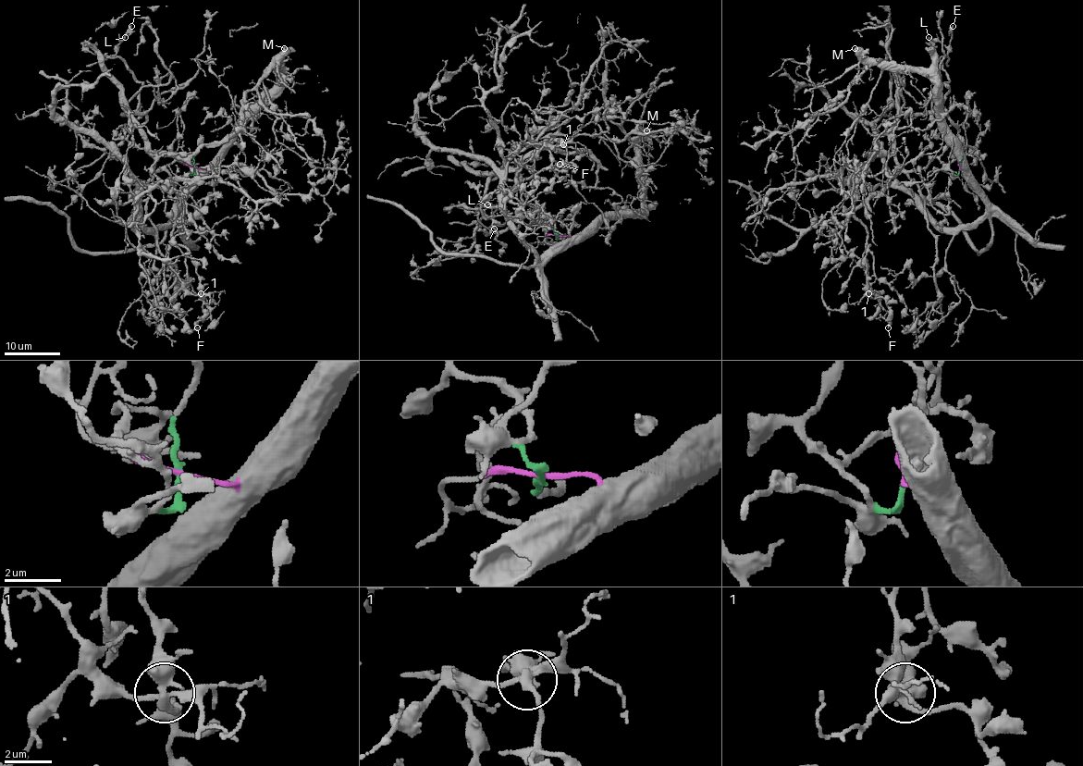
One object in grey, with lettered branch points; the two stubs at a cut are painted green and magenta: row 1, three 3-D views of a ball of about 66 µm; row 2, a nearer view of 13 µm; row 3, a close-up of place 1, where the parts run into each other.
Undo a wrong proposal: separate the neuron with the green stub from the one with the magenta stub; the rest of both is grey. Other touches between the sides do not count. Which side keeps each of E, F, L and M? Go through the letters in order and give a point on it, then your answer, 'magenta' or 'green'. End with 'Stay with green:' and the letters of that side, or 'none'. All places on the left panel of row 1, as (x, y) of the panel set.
E: at (131, 26); green
F: at (197, 327); green
L: at (125, 37); green
M: at (284, 48); magenta
Stay with green: E, F, L

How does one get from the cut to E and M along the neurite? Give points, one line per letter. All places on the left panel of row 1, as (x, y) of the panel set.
E: (195, 167), (177, 158), (153, 169), (144, 129), (123, 113), (142, 85), (116, 54), (131, 26)
M: (195, 167), (204, 169), (241, 123), (277, 85), (277, 55), (285, 48)

